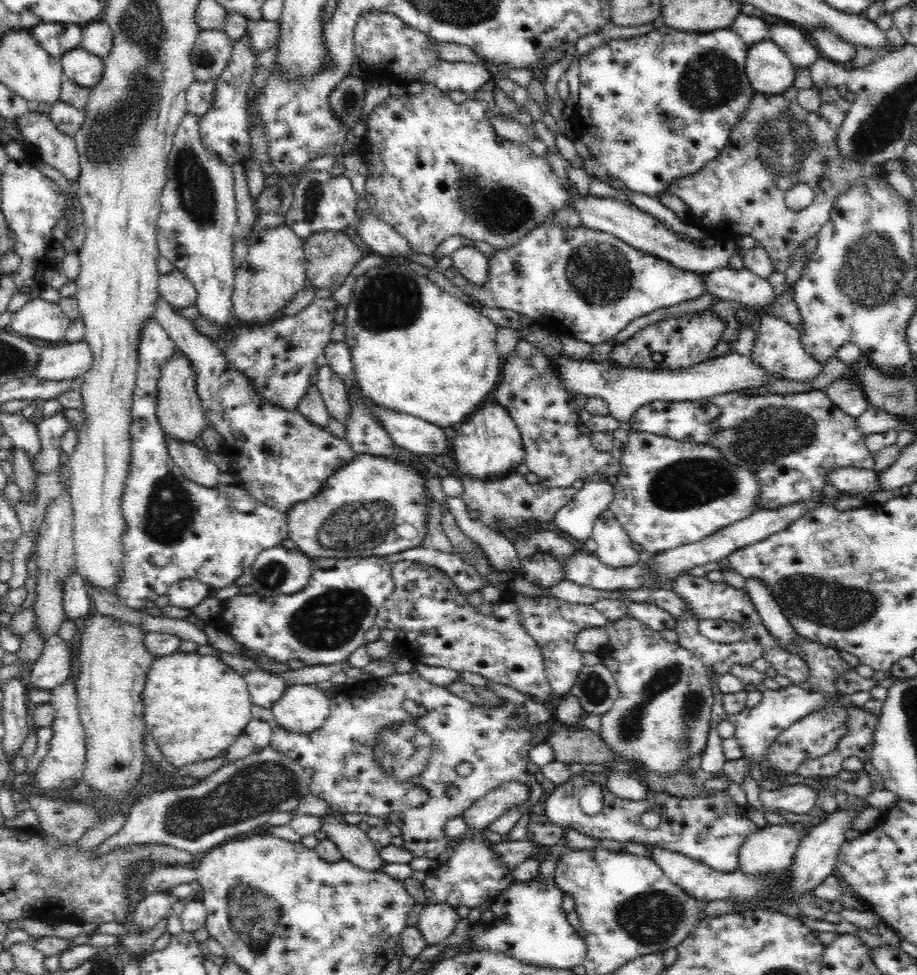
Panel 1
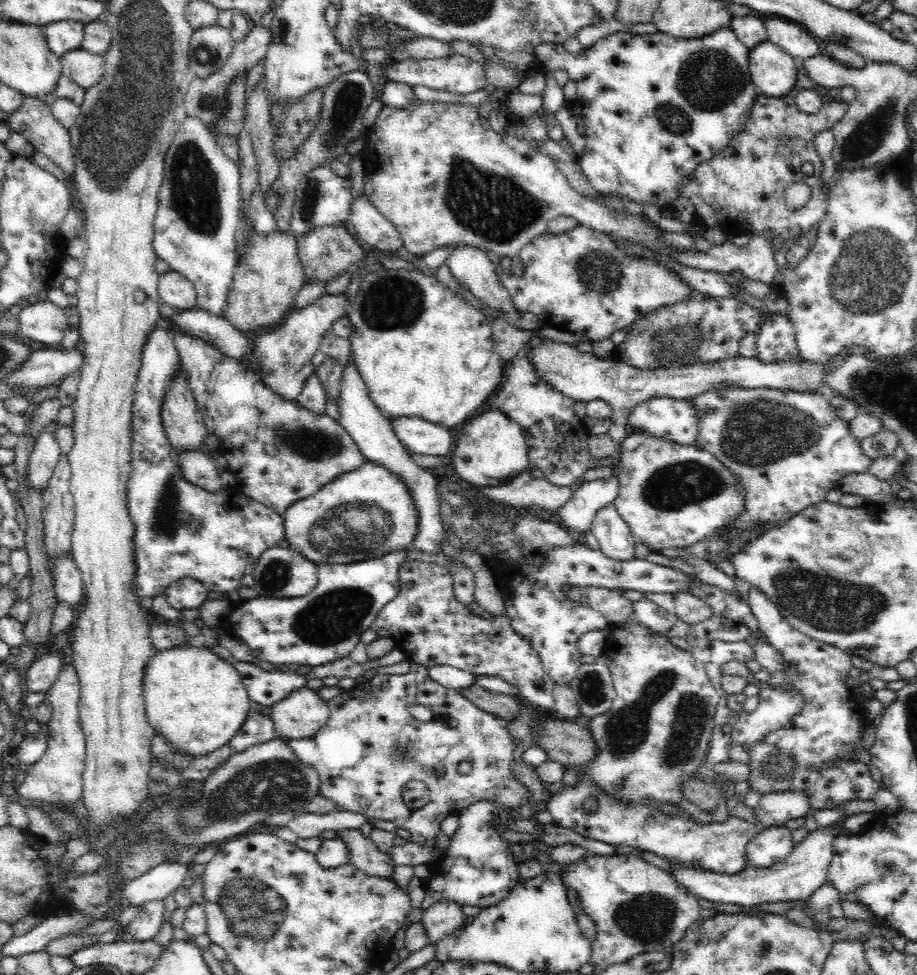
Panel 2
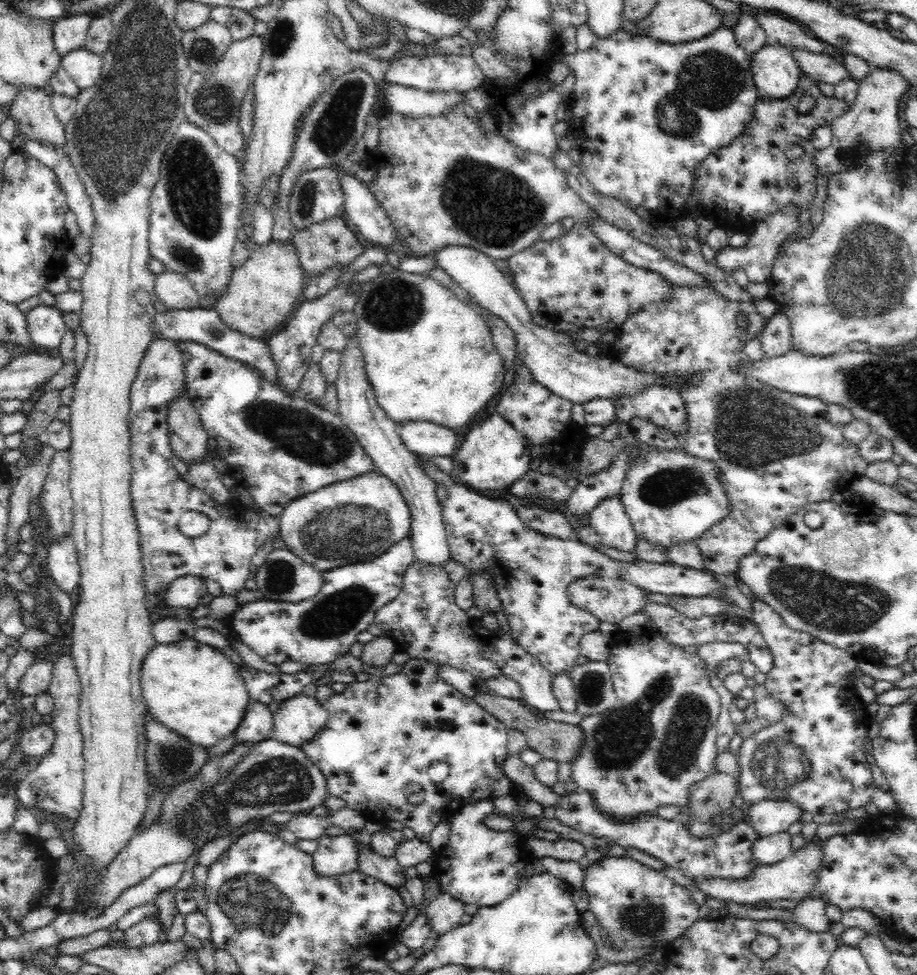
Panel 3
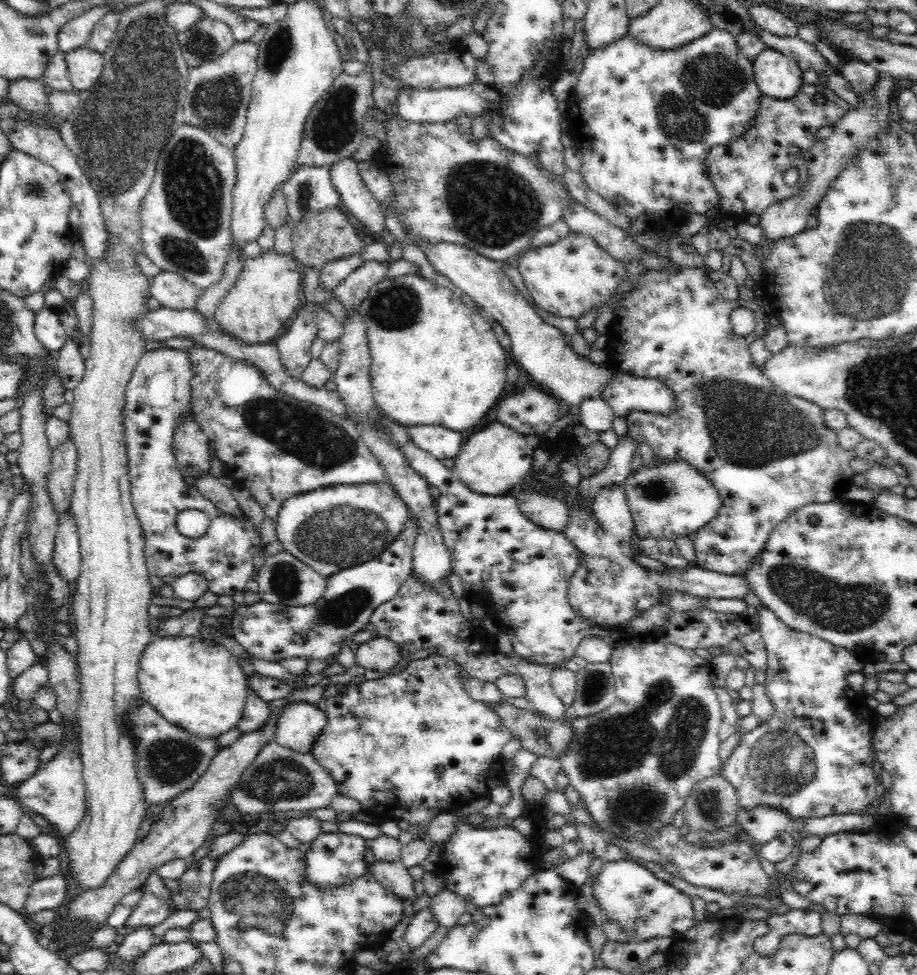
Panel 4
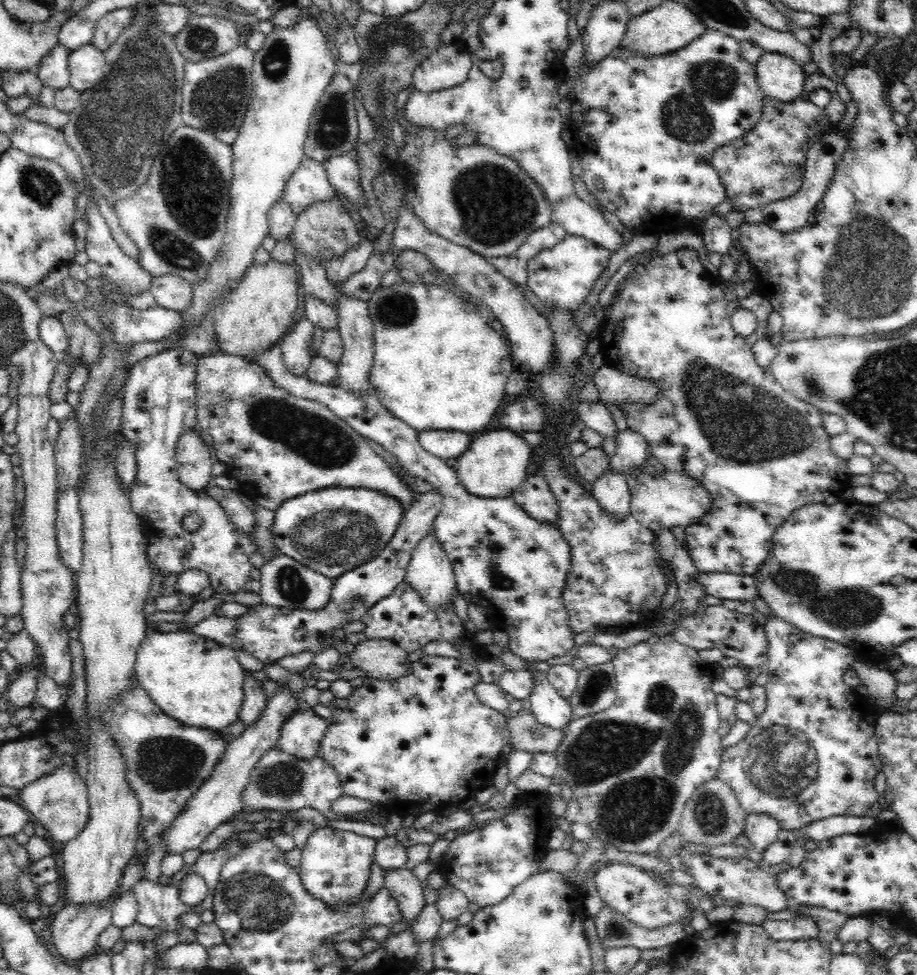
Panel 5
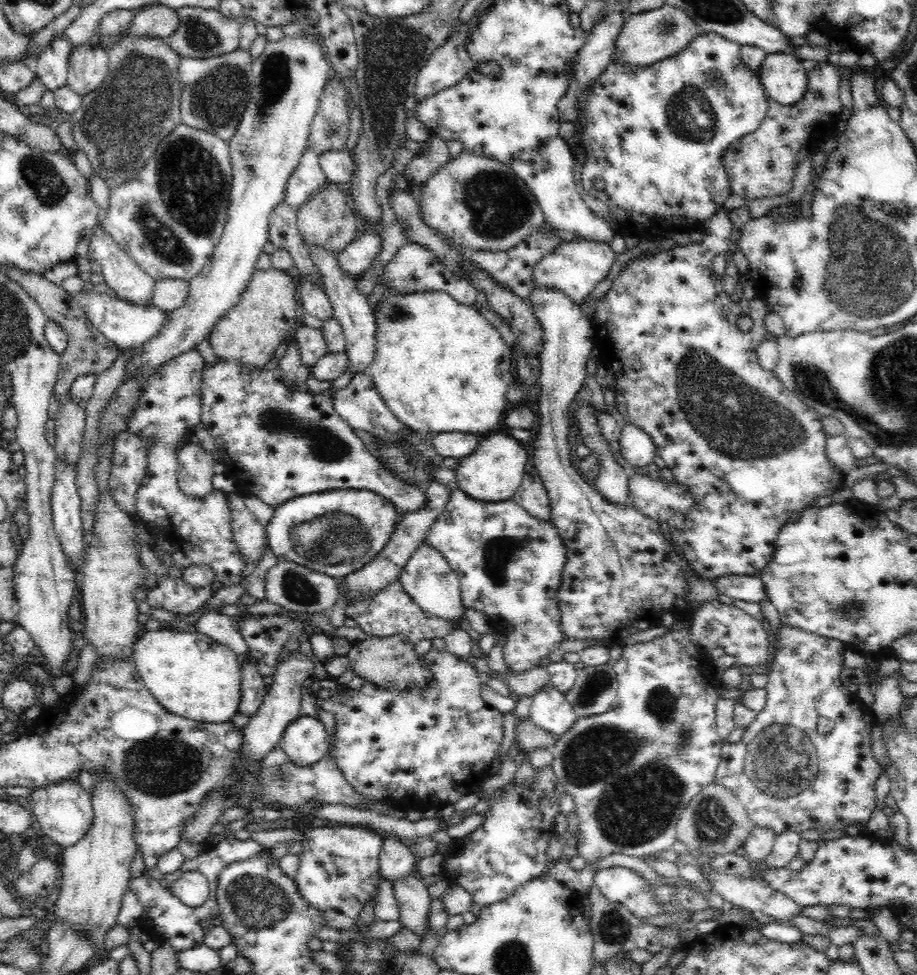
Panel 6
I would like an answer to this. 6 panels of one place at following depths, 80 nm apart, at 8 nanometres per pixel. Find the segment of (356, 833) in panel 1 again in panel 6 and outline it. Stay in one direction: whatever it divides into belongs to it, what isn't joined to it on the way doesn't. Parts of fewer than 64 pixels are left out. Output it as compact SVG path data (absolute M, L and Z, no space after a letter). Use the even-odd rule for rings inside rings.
M414 873L391 880L392 893L399 906L402 927L410 928L424 938L428 934L428 906L431 898L427 886Z

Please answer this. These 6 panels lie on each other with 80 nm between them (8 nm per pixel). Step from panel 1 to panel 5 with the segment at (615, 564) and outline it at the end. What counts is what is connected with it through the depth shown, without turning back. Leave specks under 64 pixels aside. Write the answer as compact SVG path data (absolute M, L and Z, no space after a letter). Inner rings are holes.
M606 470L590 486L598 507L616 522L631 514L631 496L625 475Z

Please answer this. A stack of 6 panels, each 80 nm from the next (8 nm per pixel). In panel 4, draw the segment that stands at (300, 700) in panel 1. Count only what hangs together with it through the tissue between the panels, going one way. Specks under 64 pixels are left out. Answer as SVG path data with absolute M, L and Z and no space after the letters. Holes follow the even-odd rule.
M303 701L288 703L275 718L273 740L302 754L310 753L316 738L327 724L326 712L317 705Z

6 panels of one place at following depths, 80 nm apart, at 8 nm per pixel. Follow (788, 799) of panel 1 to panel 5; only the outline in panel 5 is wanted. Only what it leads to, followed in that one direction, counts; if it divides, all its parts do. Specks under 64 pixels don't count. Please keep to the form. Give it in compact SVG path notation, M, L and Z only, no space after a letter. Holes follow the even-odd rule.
M752 812L747 814L744 820L744 832L748 836L752 846L762 850L768 848L772 842L775 842L782 830L777 818L764 814L763 812Z

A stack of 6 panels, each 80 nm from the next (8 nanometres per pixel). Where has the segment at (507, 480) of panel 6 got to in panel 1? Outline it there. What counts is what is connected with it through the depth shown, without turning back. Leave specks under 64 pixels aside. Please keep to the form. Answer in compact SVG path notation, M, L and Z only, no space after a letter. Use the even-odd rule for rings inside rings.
M495 401L480 404L480 408L462 423L453 440L454 456L460 472L474 478L500 478L524 461L520 431L508 411Z

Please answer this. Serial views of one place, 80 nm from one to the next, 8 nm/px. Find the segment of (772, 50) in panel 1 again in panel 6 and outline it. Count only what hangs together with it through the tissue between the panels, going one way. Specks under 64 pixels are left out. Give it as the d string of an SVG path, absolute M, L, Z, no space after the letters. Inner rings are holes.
M765 54L756 73L767 96L781 105L798 102L806 92L807 73L794 55Z

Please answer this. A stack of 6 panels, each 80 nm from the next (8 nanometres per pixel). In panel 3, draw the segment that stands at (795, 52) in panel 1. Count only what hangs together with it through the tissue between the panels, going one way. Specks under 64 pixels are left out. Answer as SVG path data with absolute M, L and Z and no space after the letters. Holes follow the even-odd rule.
M768 11L754 12L756 20L765 30L769 44L782 45L786 50L802 49L812 53L823 53L822 41L813 36L802 25Z

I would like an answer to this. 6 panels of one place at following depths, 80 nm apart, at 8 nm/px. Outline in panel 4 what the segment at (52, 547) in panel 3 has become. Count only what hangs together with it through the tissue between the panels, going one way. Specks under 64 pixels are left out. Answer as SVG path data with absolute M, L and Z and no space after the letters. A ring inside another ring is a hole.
M72 513L62 515L58 521L58 530L52 550L52 565L58 575L74 588L81 571L80 543L76 533L76 519Z

